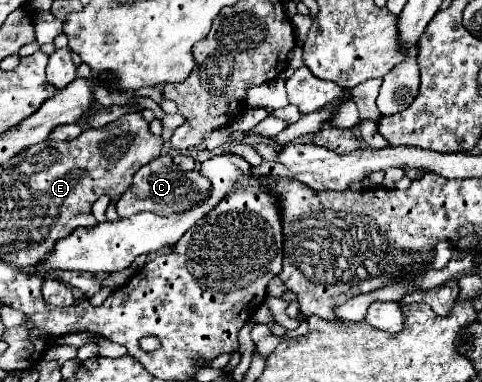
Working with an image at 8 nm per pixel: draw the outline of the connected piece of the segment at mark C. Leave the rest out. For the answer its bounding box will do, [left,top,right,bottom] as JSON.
[116,155,210,217]

